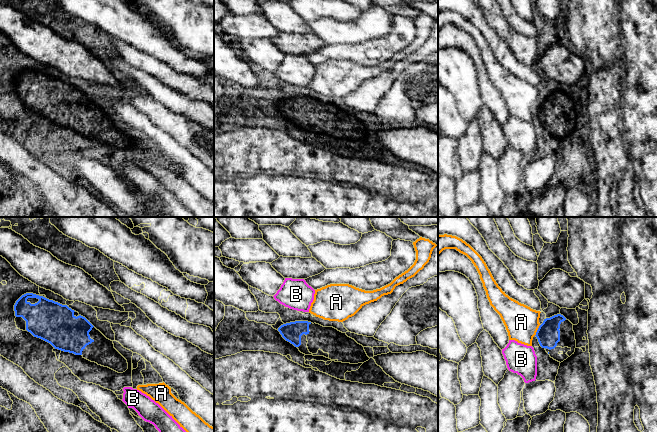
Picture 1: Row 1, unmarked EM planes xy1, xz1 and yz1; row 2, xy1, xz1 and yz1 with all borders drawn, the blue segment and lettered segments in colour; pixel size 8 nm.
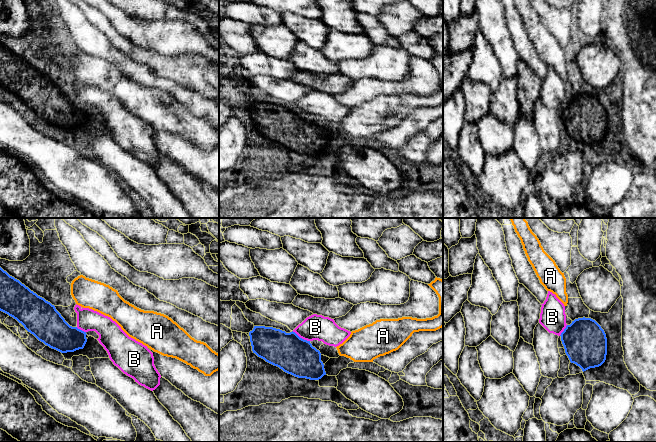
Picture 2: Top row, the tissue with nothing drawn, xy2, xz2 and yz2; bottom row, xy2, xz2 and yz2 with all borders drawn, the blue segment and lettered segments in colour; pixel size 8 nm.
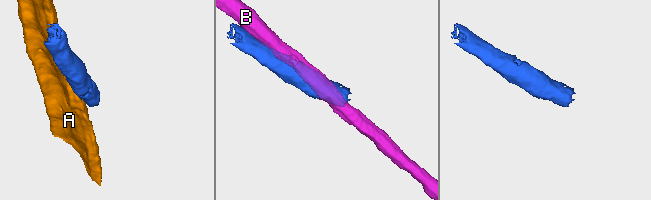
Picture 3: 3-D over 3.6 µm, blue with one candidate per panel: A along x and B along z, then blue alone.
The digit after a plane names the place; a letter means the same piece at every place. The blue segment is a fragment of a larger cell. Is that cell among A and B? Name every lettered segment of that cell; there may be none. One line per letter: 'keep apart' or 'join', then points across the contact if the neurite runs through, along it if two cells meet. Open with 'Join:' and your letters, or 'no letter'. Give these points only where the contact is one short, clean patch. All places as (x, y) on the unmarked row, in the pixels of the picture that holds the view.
Join: no letter
A: keep apart; border yz1 (540, 101), (534, 111)
B: keep apart; border xz2 (292, 107), (309, 117)

